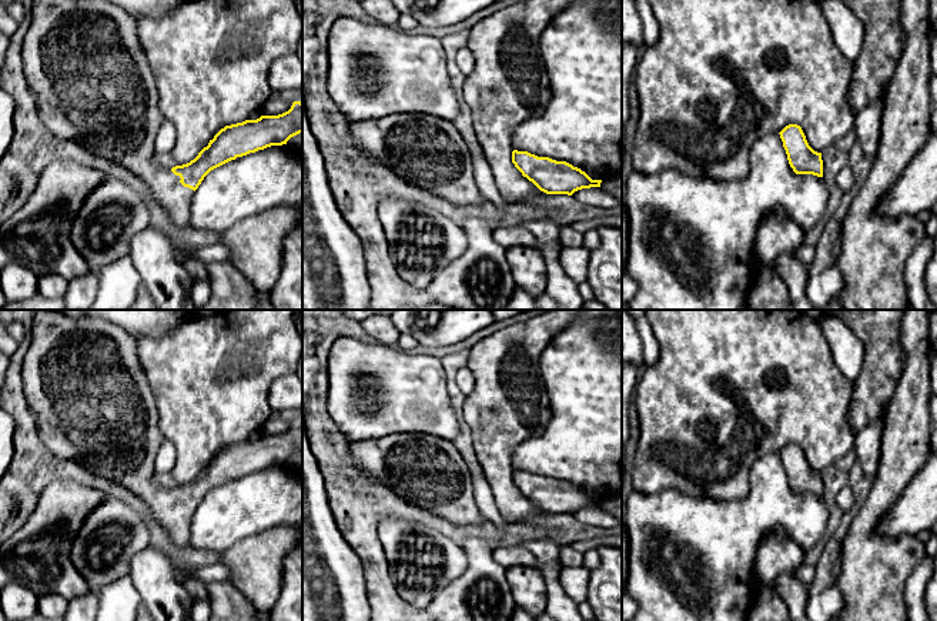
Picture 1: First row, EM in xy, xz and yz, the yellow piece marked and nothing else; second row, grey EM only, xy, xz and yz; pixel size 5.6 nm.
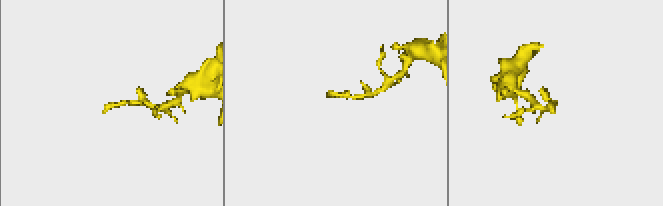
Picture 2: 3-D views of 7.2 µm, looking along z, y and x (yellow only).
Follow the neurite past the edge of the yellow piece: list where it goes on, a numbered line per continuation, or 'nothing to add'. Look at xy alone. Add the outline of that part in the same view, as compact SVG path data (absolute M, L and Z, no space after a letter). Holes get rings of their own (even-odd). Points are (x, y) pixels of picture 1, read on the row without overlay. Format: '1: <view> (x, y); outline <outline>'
1: xy (84, 387); outline M37 310L21 381L39 437L51 454L130 490L150 508L174 547L190 545L194 510L184 507L180 495L157 480L154 461L164 437L137 344L128 333L103 317Z

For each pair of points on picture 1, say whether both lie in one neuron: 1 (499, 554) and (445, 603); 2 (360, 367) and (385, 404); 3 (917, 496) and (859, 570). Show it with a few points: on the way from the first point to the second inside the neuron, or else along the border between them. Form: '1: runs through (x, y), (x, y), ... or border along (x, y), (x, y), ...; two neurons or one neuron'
1: border along (494, 548), (494, 558), (507, 568); two neurons
2: runs through (370, 371), (372, 374), (372, 386), (381, 394); one neuron
3: border along (876, 524), (876, 530), (884, 536), (916, 537); two neurons

